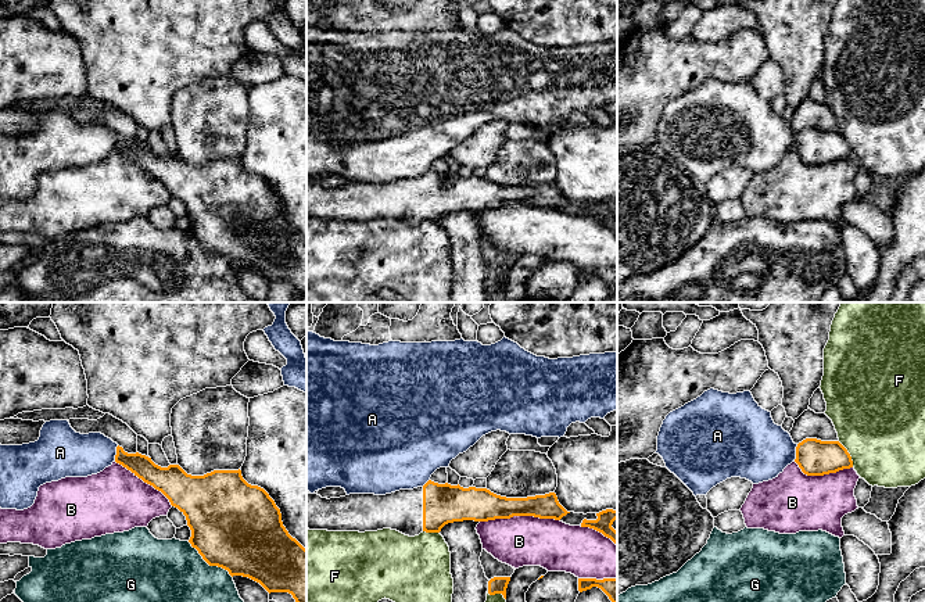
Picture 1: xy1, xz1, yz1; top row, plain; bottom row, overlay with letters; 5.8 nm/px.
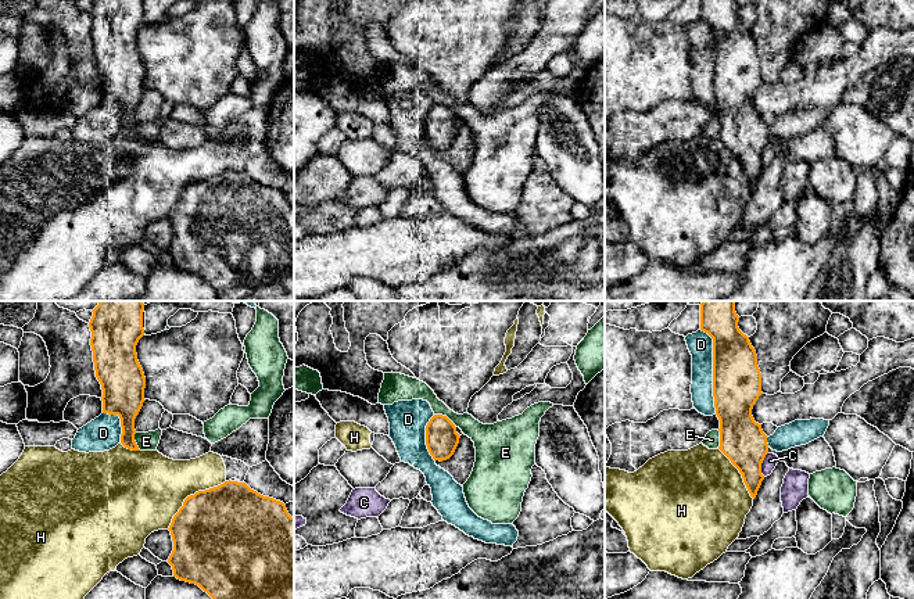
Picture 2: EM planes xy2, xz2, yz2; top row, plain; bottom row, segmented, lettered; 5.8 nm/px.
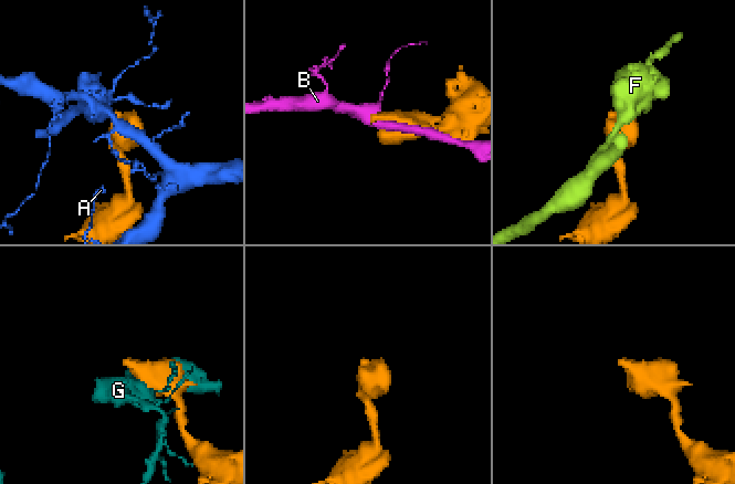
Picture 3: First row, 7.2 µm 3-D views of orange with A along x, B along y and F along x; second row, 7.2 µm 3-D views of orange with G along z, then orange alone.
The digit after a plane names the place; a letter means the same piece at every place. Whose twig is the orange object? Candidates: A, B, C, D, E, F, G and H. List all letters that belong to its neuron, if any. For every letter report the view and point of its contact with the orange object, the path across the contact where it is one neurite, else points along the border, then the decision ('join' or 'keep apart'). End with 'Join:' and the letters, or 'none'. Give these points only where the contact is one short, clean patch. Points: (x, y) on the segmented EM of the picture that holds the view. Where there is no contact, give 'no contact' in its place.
A: meets orange in yz1 at (796, 452); border along yz1 (798, 444), (793, 461); keep apart
B: meets orange in xz1 at (519, 515); keep apart
C: meets orange in yz2 at (760, 465); keep apart
D: meets orange in yz2 at (713, 370); keep apart
E: meets orange in xz2 at (445, 416); keep apart
F: meets orange in yz1 at (849, 454); keep apart
G: meets orange in xy1 at (210, 565); keep apart
H: meets orange in xy2 at (190, 495); keep apart
Join: none

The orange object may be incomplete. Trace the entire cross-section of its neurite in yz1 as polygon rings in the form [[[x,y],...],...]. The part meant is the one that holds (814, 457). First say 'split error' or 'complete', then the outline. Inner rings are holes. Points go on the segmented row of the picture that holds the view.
complete | [[[806,438],[796,447],[796,459],[807,476],[824,476],[853,467],[847,449],[839,441]]]

